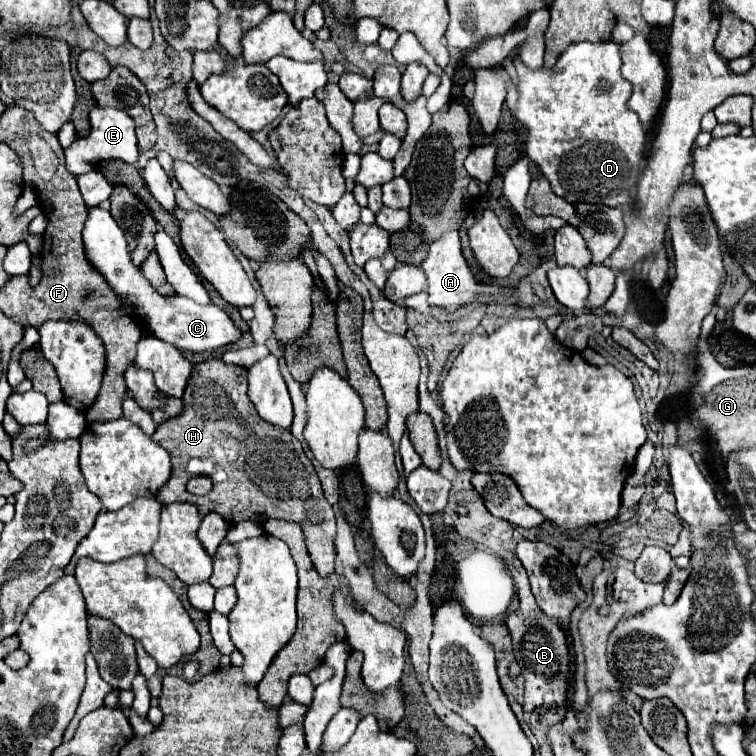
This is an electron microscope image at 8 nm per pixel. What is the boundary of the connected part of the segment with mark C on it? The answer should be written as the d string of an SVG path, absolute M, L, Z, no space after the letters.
M100 206L90 208L82 236L84 236L88 260L96 266L96 270L106 278L106 282L112 286L112 290L120 296L122 310L126 310L130 316L134 316L136 322L140 326L146 326L148 332L154 334L156 338L160 338L168 344L174 344L178 350L192 350L192 352L222 348L222 346L238 342L242 338L240 330L234 326L234 322L222 308L218 308L214 304L200 306L182 296L158 294L148 284L142 270L132 264L124 232L120 230L120 226L116 224L116 220L110 216L108 210L104 210Z

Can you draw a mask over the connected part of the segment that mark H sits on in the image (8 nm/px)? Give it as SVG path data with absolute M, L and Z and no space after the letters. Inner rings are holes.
M214 358L194 364L182 396L184 410L164 420L152 436L172 458L172 476L156 498L160 504L192 502L202 516L216 512L230 524L242 520L264 524L270 518L298 522L316 572L330 576L336 568L336 520L322 494L318 474L290 430L270 426L258 416L246 388L246 368L242 366ZM194 476L212 478L214 490L206 496L190 494L186 482Z

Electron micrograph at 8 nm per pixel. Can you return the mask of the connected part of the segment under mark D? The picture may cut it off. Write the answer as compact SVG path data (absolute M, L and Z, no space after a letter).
M578 42L578 44L572 44L556 62L554 68L546 70L546 68L540 68L540 70L528 70L524 74L518 74L518 122L524 126L526 134L528 134L528 156L540 166L540 170L544 172L544 176L550 180L552 184L552 190L556 192L556 196L564 198L566 202L570 204L580 204L580 202L588 202L588 204L604 204L604 206L624 206L624 204L630 204L632 200L632 188L638 184L638 172L640 172L640 160L644 156L644 144L646 144L646 134L642 130L642 124L638 120L638 116L626 108L626 100L630 98L630 82L622 78L620 74L620 44L616 42L600 42L600 44L594 44L594 42Z

